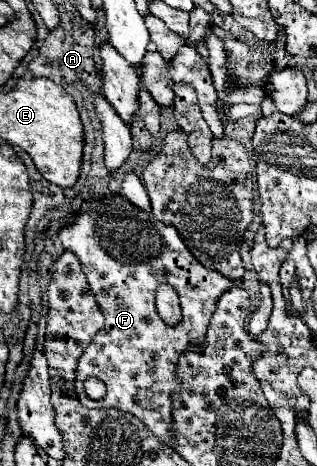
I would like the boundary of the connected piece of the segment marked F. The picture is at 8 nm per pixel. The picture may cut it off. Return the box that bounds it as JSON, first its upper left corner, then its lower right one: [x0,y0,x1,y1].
[60,195,234,449]

